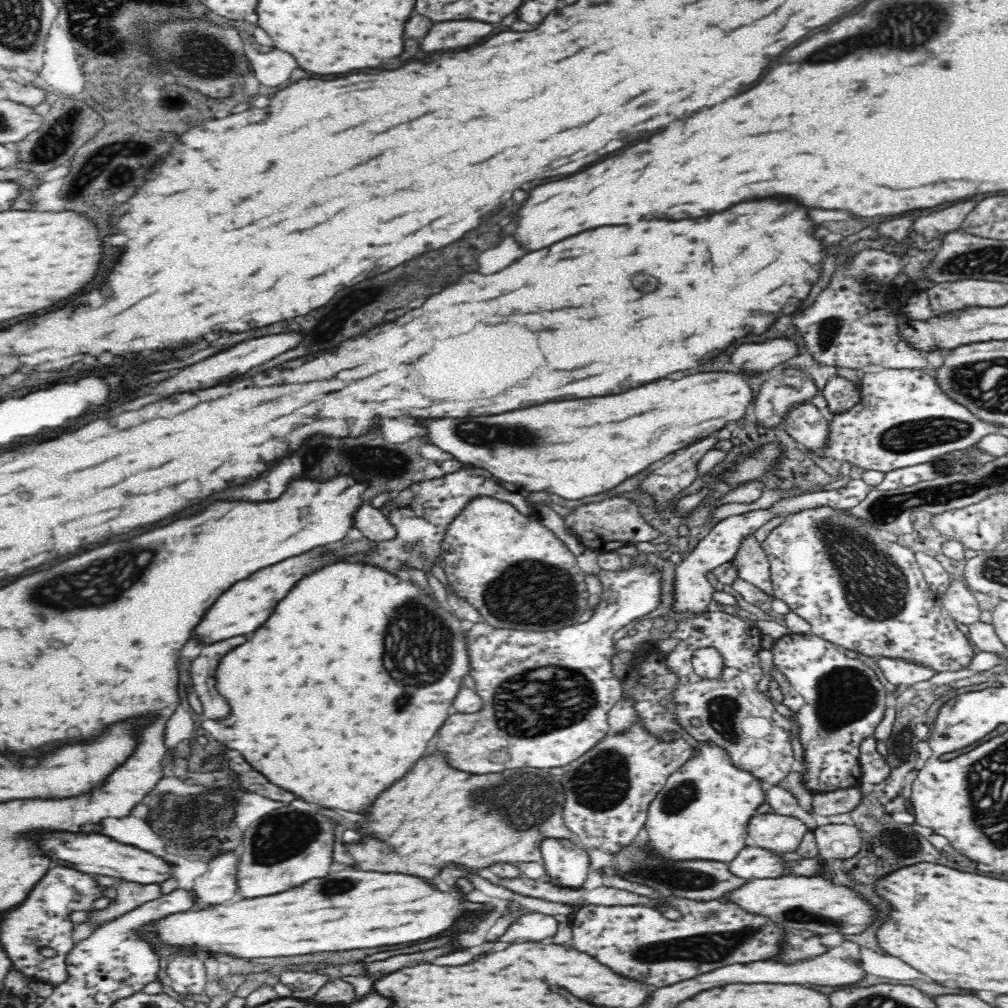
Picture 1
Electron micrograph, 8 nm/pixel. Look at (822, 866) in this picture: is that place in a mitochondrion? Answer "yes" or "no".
no

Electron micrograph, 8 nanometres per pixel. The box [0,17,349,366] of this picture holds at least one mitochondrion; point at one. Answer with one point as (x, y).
(220, 62)

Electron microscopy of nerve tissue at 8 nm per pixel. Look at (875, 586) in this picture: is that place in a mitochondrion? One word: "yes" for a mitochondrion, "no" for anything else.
yes

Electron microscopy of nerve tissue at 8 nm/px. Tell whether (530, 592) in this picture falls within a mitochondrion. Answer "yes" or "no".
yes

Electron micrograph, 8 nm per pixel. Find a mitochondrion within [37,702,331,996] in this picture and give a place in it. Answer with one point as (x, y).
(286, 834)

